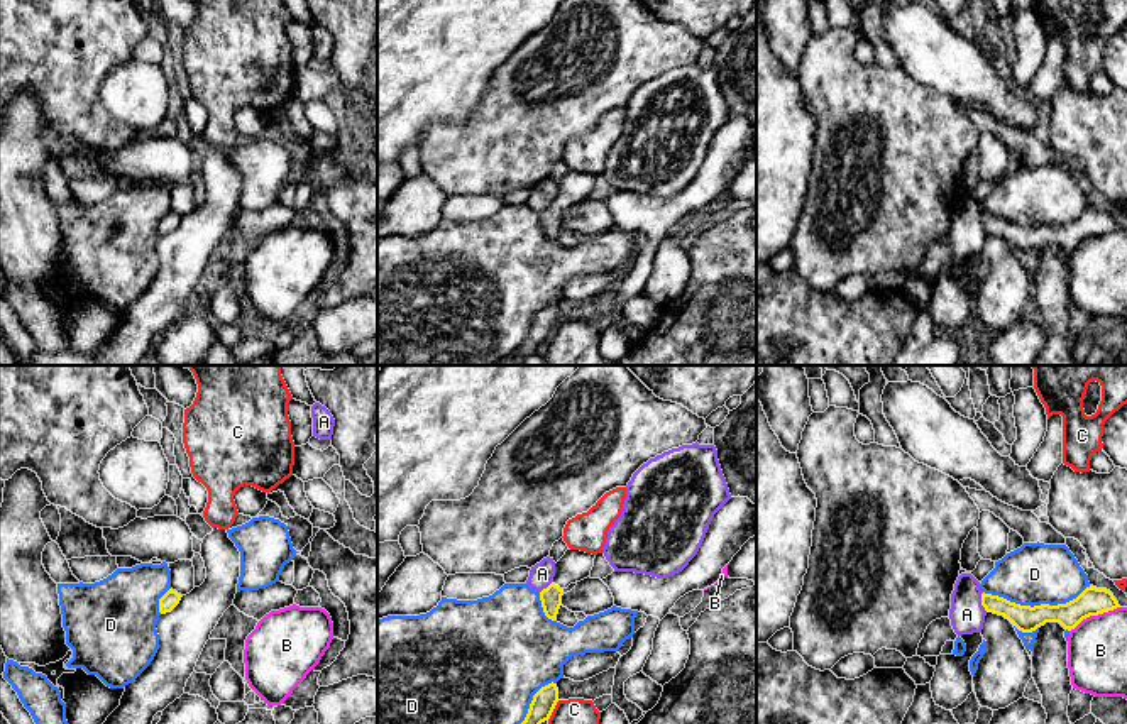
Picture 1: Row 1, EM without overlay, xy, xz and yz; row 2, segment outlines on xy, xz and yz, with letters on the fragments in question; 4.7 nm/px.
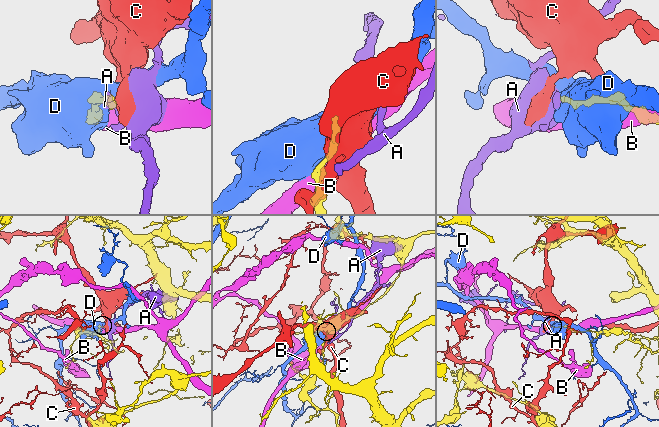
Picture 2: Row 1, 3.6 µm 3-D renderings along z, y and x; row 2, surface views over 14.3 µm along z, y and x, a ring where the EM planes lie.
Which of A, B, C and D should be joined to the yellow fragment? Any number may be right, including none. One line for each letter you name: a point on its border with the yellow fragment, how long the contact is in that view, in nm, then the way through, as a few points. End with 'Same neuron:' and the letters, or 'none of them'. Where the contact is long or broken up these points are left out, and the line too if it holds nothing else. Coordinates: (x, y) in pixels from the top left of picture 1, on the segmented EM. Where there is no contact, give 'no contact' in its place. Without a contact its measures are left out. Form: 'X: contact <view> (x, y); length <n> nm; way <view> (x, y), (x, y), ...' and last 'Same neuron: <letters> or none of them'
Same neuron: none of them

